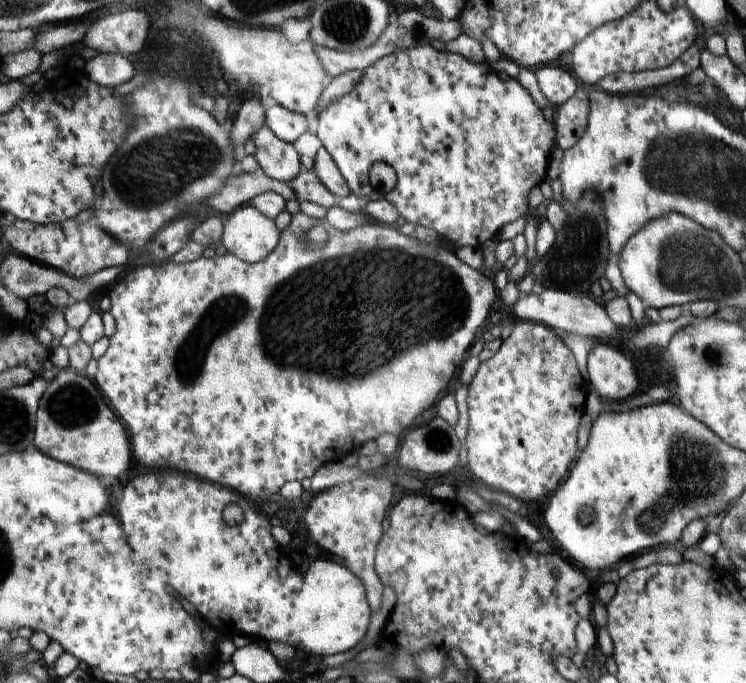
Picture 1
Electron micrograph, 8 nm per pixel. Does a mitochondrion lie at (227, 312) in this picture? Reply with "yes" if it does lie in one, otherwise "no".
yes

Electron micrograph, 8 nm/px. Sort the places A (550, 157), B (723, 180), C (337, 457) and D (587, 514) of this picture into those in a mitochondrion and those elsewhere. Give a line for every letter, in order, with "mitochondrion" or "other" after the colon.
A: other
B: mitochondrion
C: other
D: mitochondrion

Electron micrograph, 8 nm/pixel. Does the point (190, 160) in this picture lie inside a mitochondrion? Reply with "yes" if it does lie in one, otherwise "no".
yes

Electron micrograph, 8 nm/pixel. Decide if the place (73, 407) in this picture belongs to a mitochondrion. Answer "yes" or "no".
yes

